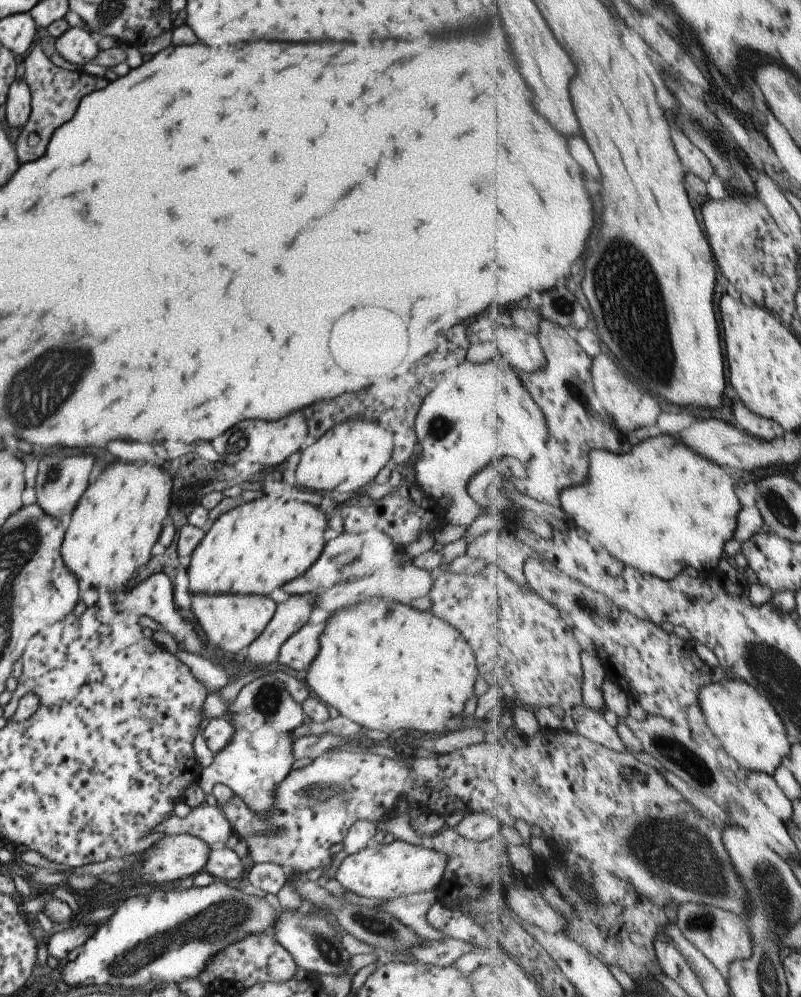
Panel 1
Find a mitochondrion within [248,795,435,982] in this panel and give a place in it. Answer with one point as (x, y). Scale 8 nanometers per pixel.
(321, 943)

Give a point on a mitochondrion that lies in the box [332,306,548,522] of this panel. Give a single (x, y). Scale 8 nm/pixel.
(440, 426)

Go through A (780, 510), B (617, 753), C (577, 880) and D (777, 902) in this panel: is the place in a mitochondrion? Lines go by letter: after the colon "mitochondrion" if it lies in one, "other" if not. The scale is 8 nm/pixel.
A: mitochondrion
B: other
C: other
D: mitochondrion

